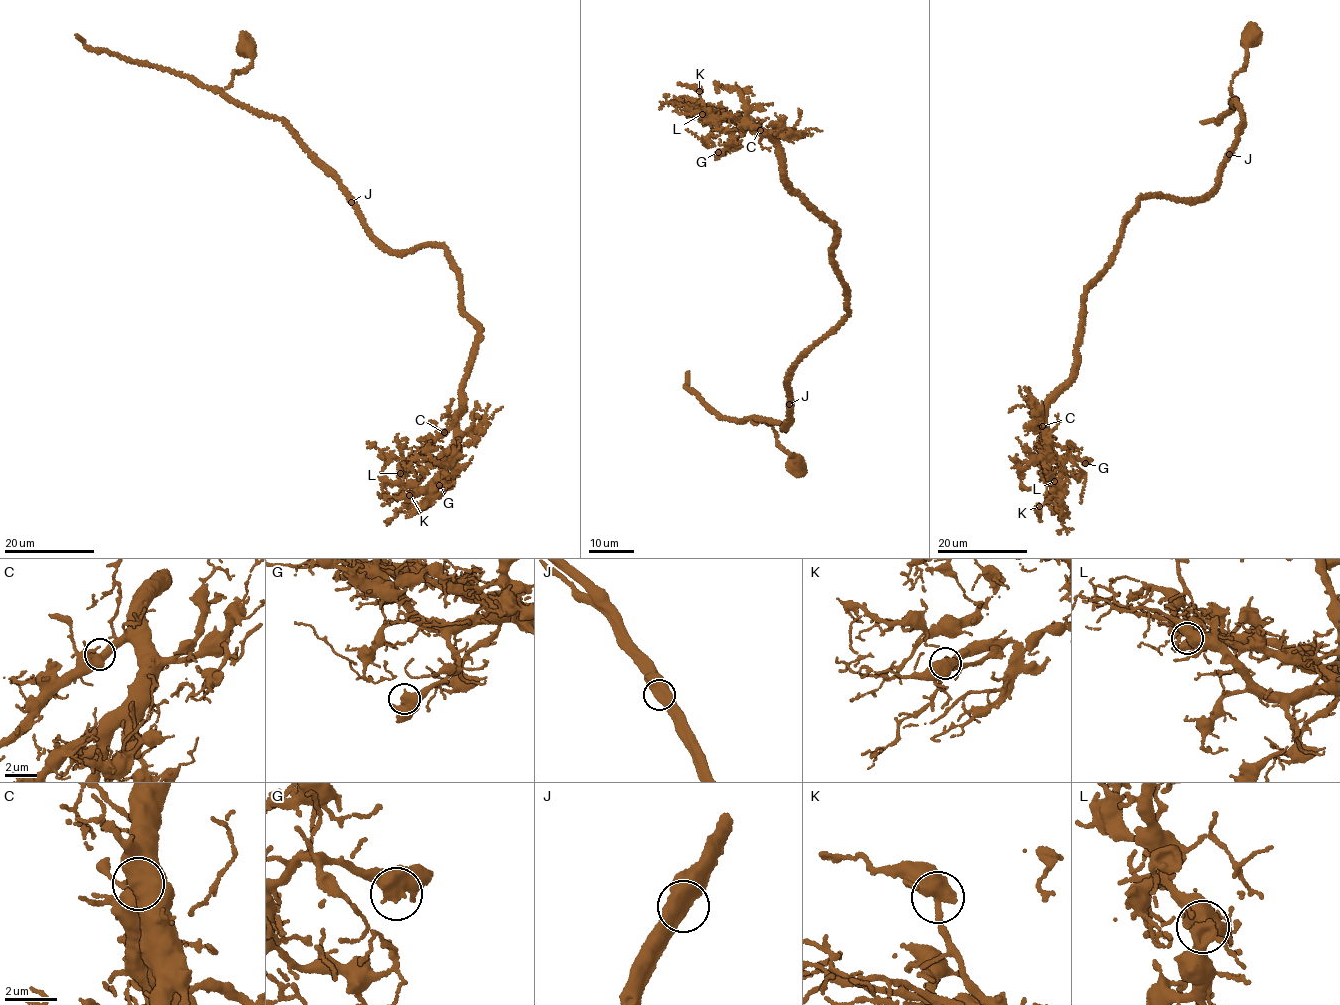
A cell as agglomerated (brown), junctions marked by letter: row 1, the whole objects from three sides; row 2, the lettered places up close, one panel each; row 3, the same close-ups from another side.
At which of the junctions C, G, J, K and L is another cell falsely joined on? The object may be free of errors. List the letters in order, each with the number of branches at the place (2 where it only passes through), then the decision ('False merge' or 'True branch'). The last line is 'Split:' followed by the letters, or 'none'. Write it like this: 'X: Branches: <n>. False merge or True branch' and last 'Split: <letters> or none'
C: Branches: 2. True branch
G: Branches: 2. True branch
J: Branches: 2. True branch
K: Branches: 2. True branch
L: Branches: 2. True branch
Split: none

